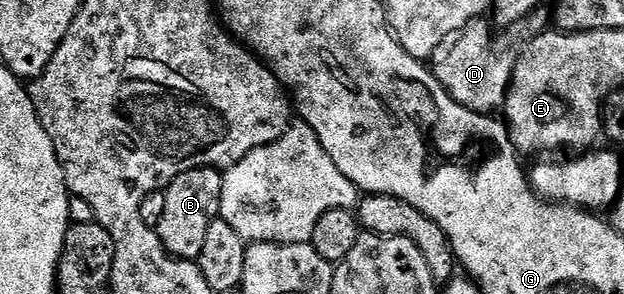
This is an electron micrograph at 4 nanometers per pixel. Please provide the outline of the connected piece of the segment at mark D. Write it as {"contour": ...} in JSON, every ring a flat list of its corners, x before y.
{"contour":[[489,20,471,21,441,54,442,61,433,62,432,72,434,78,448,91,448,95,456,99,456,103,477,113,494,115,505,106,510,80,514,75,516,53,494,41,490,29,492,25]]}

